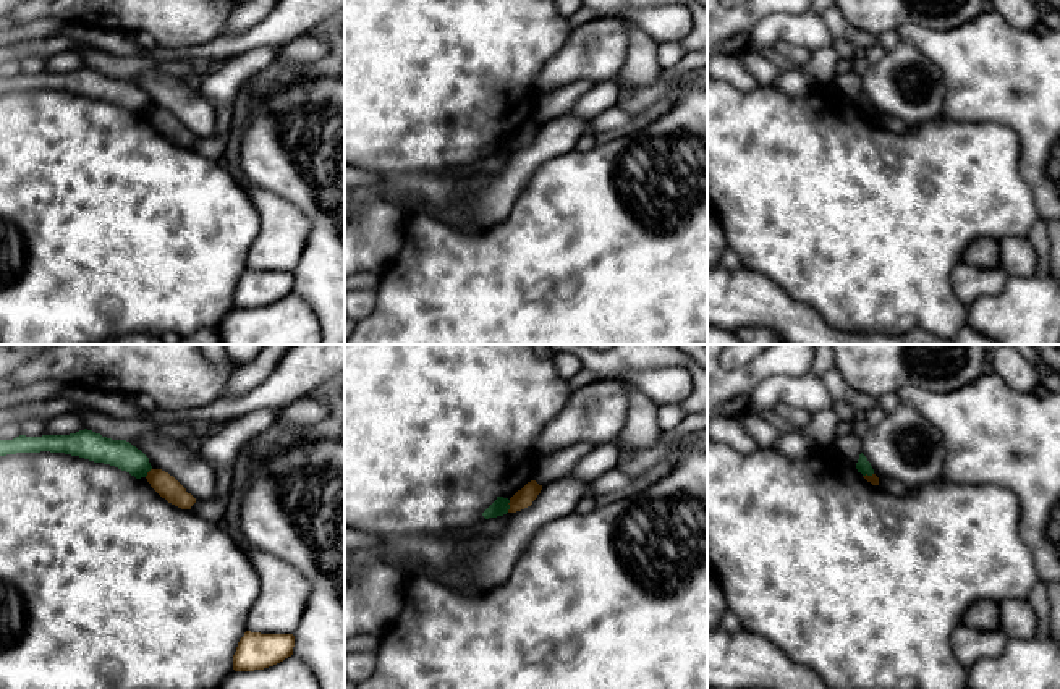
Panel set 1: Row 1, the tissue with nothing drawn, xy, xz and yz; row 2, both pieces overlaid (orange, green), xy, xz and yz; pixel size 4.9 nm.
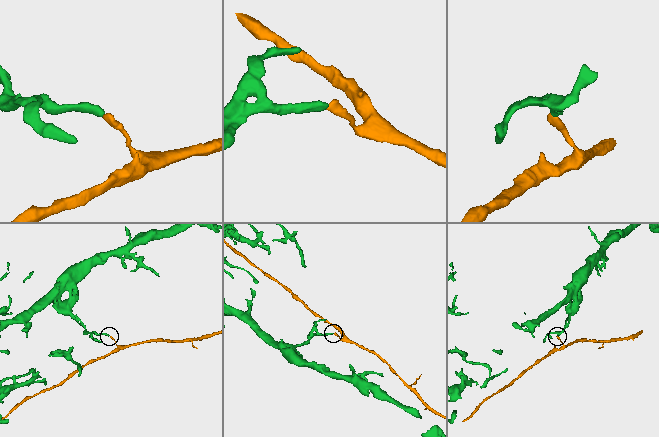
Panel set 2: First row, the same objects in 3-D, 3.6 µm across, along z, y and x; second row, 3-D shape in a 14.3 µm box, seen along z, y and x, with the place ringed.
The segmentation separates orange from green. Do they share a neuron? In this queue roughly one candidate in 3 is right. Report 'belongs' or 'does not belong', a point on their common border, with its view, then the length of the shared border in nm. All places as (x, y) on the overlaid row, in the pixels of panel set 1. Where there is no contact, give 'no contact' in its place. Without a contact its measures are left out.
does not belong; meets orange in xz at (510, 507); contact 70 nm long

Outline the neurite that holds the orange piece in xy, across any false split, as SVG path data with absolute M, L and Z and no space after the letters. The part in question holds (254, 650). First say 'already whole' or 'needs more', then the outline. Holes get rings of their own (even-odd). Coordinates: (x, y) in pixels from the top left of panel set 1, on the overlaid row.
already whole | M246 631L233 655L235 671L254 671L273 666L293 655L293 634L261 634Z

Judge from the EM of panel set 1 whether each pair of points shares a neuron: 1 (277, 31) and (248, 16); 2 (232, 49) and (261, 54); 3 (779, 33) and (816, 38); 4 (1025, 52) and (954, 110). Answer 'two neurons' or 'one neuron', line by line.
1: two neurons
2: two neurons
3: one neuron
4: one neuron

